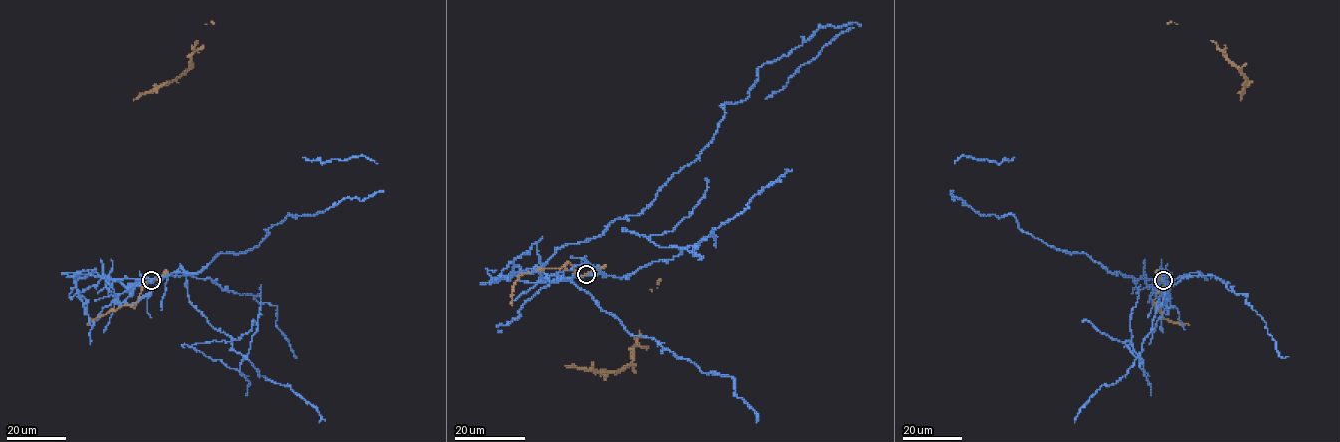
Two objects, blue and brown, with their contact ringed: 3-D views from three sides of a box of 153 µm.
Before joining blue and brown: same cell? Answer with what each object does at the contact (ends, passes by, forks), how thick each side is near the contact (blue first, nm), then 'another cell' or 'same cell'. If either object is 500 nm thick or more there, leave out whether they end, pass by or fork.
blue passes by | brown passes by | 300/320 nm | another cell

